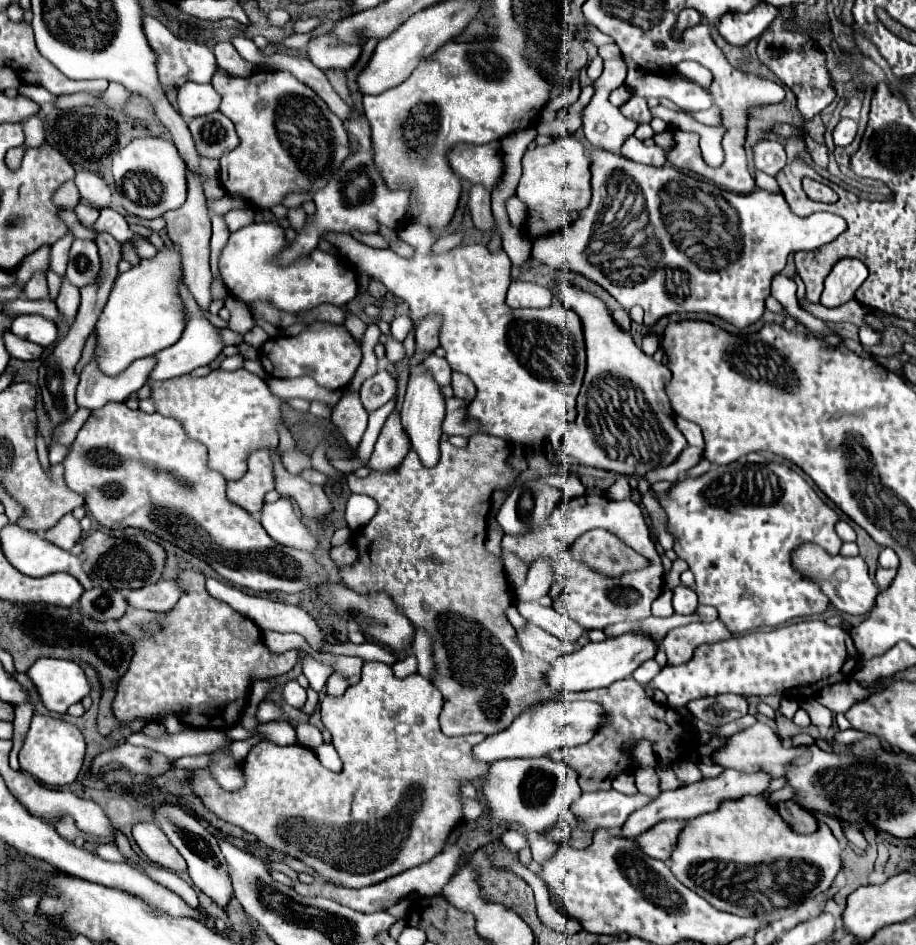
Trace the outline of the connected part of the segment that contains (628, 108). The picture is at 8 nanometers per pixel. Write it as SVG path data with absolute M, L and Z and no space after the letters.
M631 96L619 110L621 110L621 114L625 118L631 118L631 120L635 120L639 124L650 123L653 117L649 112L647 100L639 98L639 96Z

